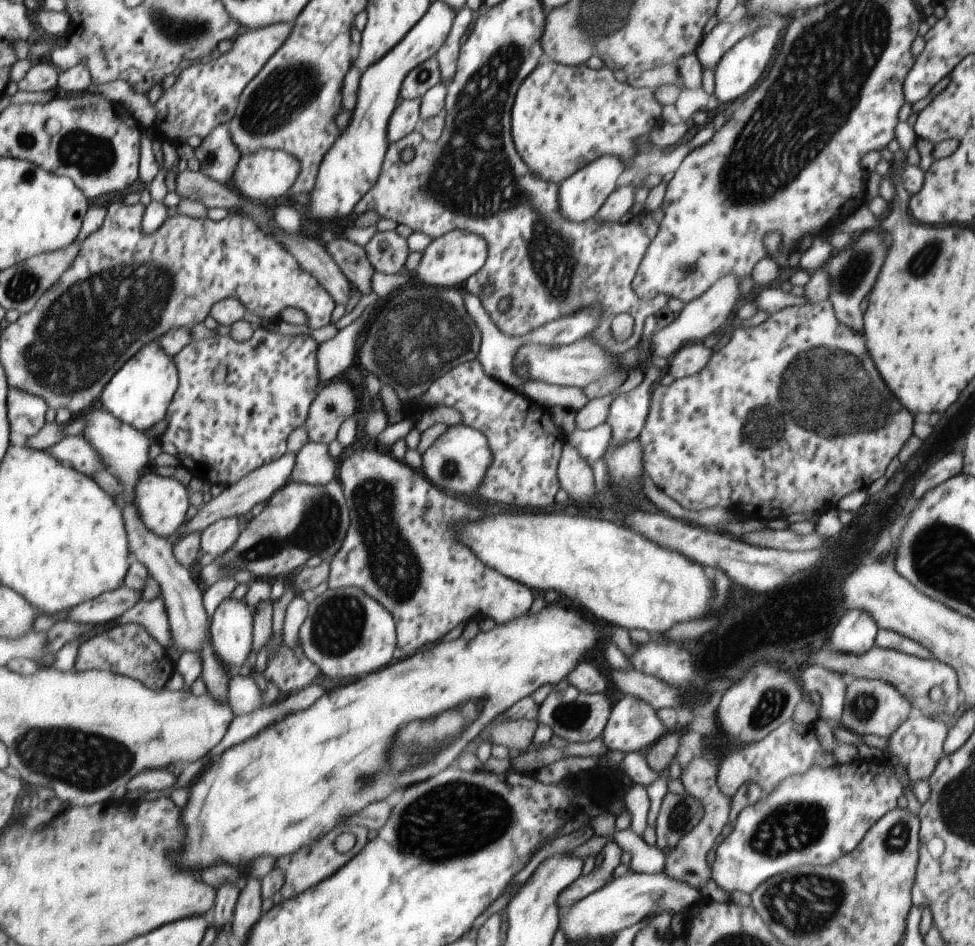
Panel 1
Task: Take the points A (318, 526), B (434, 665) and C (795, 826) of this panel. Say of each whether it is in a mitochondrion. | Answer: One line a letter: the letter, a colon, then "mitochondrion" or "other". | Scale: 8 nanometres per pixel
A: mitochondrion
B: other
C: mitochondrion

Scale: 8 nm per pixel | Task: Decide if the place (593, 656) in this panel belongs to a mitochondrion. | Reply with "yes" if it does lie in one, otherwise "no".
no

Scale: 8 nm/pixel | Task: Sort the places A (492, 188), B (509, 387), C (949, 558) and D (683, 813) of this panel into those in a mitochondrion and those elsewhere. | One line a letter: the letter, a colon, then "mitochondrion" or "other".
A: mitochondrion
B: other
C: mitochondrion
D: mitochondrion

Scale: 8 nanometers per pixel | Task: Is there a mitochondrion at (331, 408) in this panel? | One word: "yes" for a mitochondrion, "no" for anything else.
yes

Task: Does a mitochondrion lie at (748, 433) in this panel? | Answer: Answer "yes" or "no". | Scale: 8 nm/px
yes

